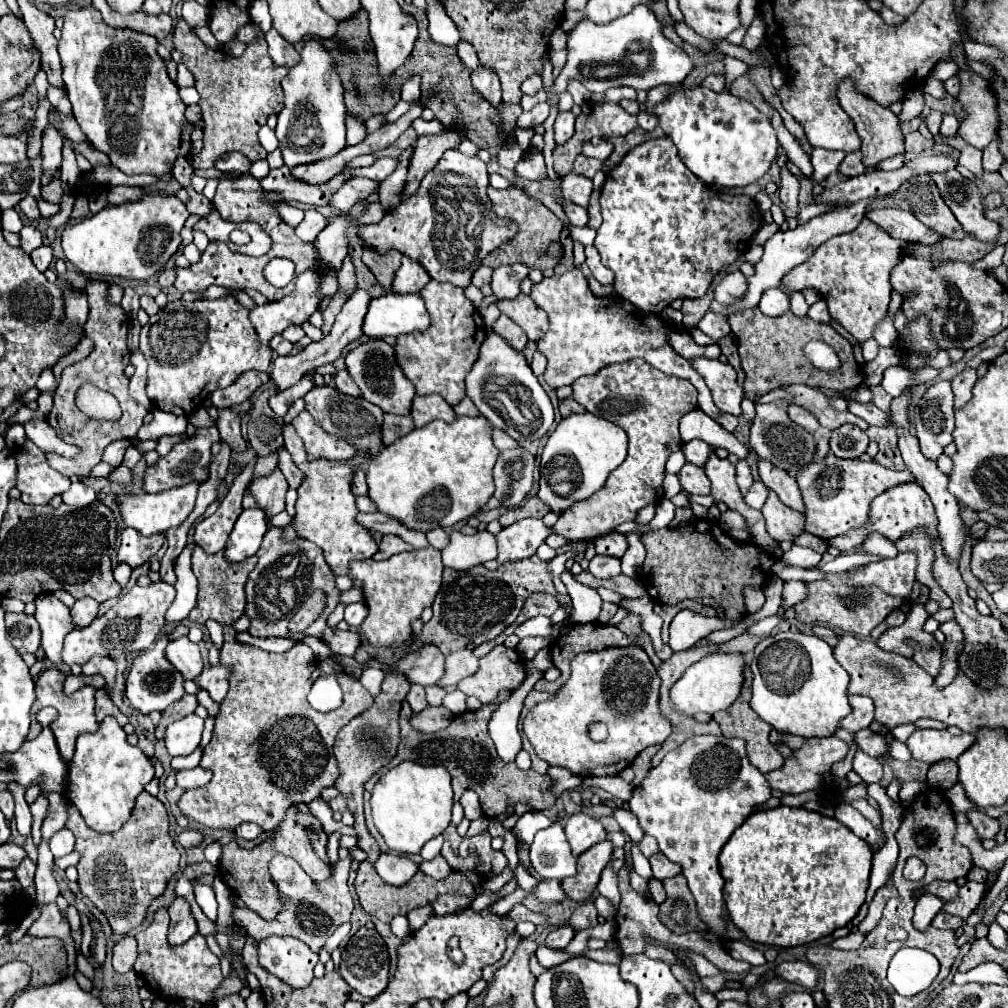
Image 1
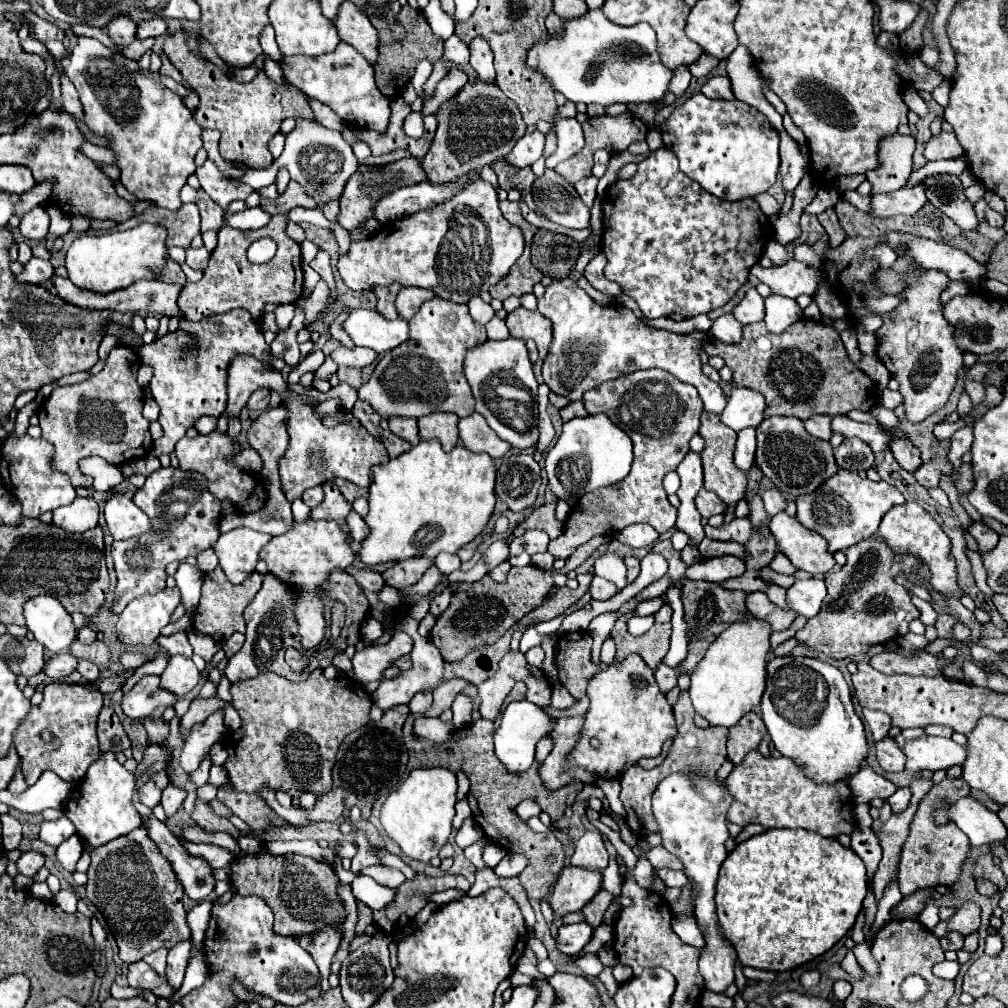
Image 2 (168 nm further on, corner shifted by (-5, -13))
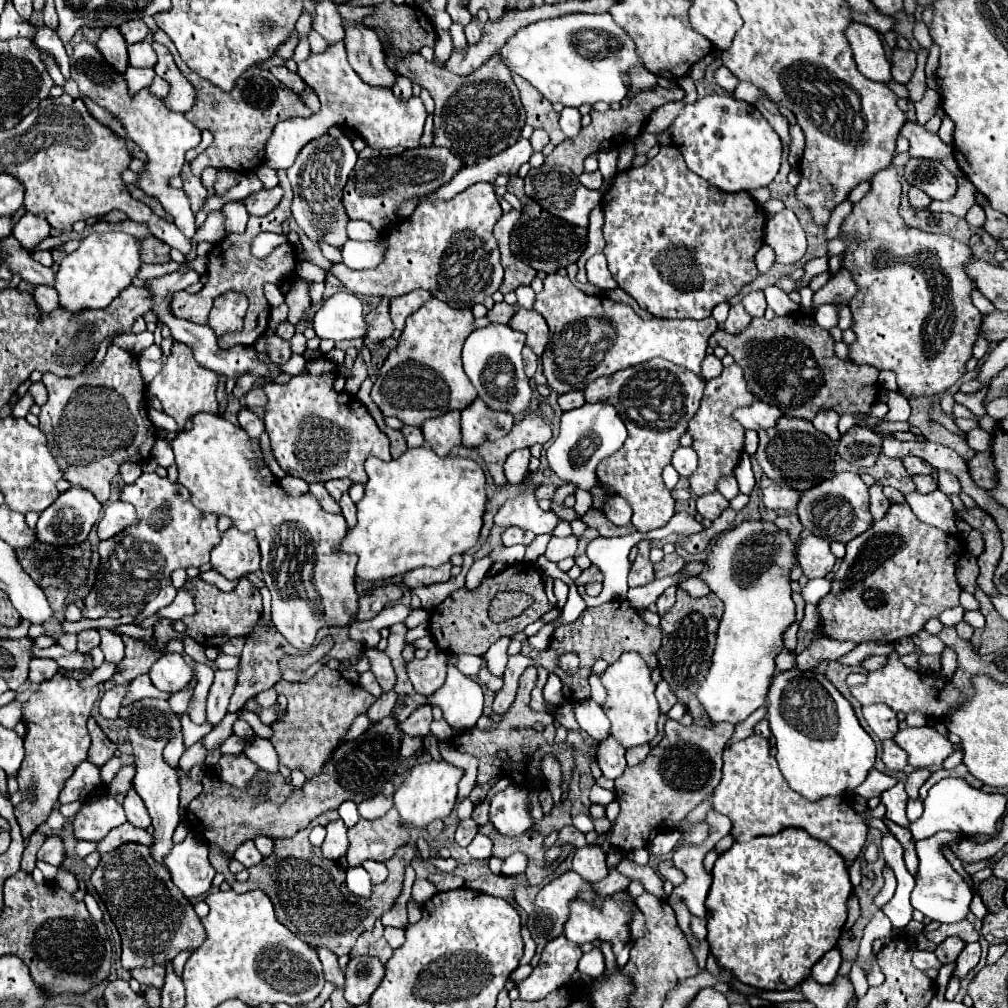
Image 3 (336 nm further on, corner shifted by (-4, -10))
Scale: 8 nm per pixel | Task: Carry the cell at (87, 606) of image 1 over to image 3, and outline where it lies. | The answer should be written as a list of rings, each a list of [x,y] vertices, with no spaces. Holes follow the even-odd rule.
[[[86,629],[78,633],[78,651],[84,655],[90,655],[94,647],[100,645],[100,633],[96,629]]]

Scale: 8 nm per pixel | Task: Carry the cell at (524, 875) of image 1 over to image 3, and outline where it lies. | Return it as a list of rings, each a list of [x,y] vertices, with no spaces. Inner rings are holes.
[[[564,935],[550,941],[544,951],[538,967],[532,975],[518,985],[522,1001],[538,1001],[550,991],[560,989],[578,967],[582,951],[578,945],[568,941]]]

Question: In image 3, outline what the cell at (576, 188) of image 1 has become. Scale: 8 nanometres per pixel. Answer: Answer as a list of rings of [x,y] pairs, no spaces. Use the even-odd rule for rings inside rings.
[[[594,171],[594,173],[582,173],[580,175],[580,183],[588,189],[600,189],[602,187],[602,173]]]

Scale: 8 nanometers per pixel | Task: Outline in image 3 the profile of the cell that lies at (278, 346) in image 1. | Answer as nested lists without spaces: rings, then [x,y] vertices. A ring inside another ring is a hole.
[[[266,335],[266,349],[268,349],[270,361],[276,363],[276,365],[282,365],[282,363],[286,363],[292,357],[290,343],[280,339],[278,335]]]

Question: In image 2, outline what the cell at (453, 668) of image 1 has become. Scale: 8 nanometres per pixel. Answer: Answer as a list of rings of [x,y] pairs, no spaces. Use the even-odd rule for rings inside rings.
[[[453,678],[453,680],[447,680],[445,684],[437,686],[433,690],[433,704],[429,708],[429,712],[425,716],[439,716],[445,708],[449,708],[455,700],[457,694],[461,694],[471,682],[463,680],[463,678]]]

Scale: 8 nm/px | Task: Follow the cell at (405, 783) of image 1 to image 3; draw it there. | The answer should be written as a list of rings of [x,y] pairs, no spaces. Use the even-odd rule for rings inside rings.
[[[428,761],[412,767],[410,775],[404,779],[404,783],[394,793],[394,807],[398,809],[402,821],[408,827],[424,829],[434,819],[444,819],[450,815],[456,803],[458,793],[458,781],[462,779],[464,771],[460,767],[454,767],[446,761]]]

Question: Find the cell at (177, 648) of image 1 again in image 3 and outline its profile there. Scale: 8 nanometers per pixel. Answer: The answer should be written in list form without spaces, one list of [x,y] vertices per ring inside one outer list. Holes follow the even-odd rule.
[[[164,653],[152,667],[150,667],[150,681],[154,687],[166,693],[176,693],[186,687],[192,679],[192,669],[178,653]]]

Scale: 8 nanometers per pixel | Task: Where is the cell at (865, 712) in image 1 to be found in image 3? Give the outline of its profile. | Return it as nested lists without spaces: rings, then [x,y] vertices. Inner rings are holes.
[[[868,705],[862,707],[864,719],[870,725],[870,729],[878,735],[880,741],[892,739],[898,731],[898,717],[888,705]]]

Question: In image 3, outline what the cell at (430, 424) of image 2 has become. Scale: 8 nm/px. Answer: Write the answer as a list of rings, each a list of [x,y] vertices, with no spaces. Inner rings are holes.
[[[450,411],[442,417],[428,419],[422,425],[422,433],[436,455],[450,455],[452,449],[460,445],[460,411]]]

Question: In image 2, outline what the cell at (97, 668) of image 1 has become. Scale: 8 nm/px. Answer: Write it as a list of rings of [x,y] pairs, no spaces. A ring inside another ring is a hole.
[[[79,660],[79,666],[77,666],[77,670],[81,672],[81,676],[83,676],[83,680],[85,682],[95,682],[95,680],[99,680],[99,676],[101,676],[101,672],[99,672],[99,668],[93,664],[93,662],[89,662],[89,660]]]

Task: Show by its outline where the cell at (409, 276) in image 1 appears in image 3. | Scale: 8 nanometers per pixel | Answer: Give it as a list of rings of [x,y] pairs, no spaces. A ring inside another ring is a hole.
[[[416,289],[416,291],[408,293],[408,295],[402,295],[402,297],[398,297],[398,299],[392,299],[392,301],[390,301],[390,317],[392,317],[394,327],[396,327],[398,331],[402,331],[406,317],[412,315],[412,313],[416,313],[416,311],[422,307],[422,303],[426,303],[430,297],[432,297],[432,295],[430,295],[428,291]]]

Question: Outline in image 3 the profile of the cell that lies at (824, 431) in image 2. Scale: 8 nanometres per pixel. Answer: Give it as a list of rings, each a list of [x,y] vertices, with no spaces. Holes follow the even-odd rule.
[[[820,411],[812,423],[814,423],[816,429],[820,429],[822,433],[826,433],[830,439],[836,441],[840,437],[840,433],[838,433],[838,419],[840,417],[836,413],[832,413],[832,411]]]

